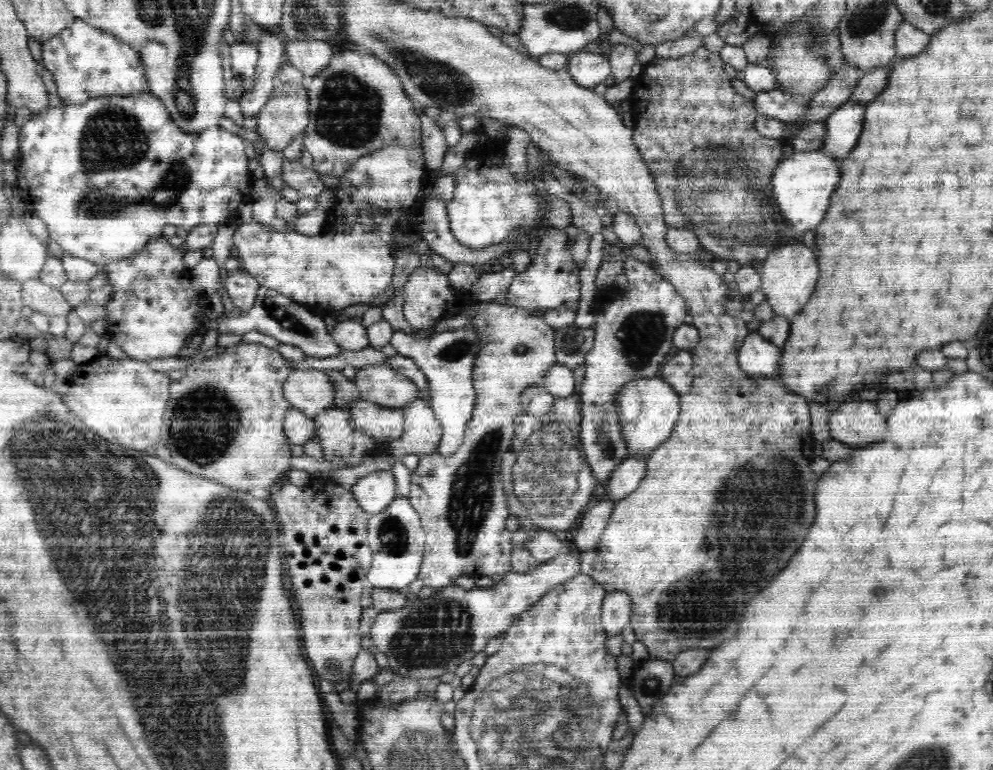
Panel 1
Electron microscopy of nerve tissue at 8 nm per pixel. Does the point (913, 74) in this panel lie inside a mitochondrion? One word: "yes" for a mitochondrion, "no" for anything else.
no

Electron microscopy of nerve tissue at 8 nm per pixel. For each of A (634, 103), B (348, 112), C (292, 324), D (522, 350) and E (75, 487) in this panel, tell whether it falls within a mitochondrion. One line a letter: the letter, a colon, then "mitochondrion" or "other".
A: other
B: mitochondrion
C: mitochondrion
D: other
E: mitochondrion

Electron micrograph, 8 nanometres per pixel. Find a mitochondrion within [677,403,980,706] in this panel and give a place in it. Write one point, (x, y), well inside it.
(754, 501)

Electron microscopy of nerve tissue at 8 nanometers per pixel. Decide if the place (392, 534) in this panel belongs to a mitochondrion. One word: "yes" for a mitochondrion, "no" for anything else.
yes

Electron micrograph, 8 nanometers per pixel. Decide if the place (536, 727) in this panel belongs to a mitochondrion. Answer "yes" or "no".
yes

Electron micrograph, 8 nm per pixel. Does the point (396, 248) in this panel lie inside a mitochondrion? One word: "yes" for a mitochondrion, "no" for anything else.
no

